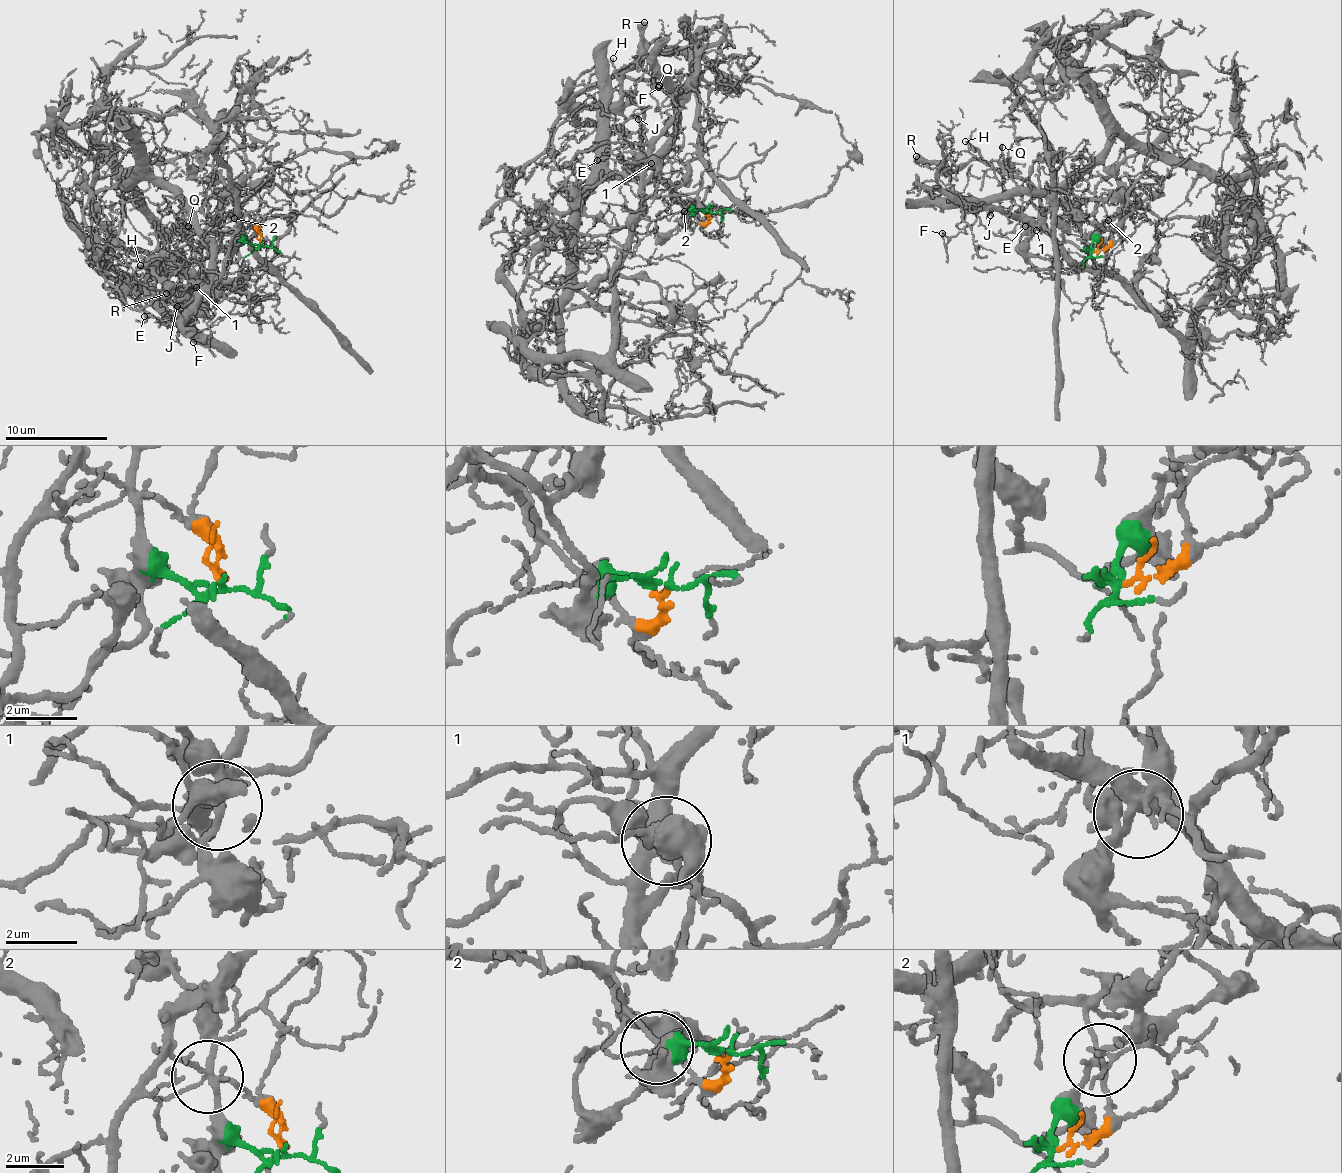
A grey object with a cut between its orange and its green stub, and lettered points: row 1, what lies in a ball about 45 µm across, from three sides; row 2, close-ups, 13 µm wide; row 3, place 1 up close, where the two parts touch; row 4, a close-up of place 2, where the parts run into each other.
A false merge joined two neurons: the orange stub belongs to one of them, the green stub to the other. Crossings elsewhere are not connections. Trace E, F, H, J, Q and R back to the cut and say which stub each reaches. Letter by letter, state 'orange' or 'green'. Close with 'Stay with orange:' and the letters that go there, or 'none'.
E: green
F: green
H: green
J: orange
Q: green
R: green
Stay with orange: J

